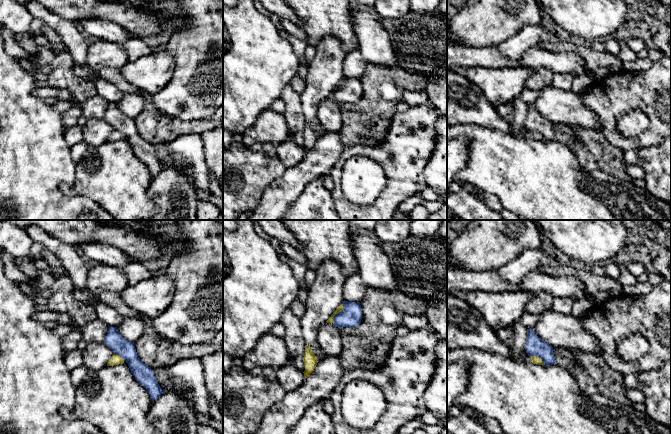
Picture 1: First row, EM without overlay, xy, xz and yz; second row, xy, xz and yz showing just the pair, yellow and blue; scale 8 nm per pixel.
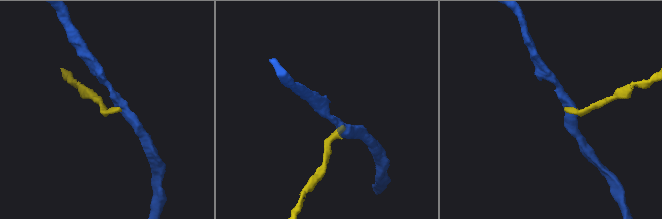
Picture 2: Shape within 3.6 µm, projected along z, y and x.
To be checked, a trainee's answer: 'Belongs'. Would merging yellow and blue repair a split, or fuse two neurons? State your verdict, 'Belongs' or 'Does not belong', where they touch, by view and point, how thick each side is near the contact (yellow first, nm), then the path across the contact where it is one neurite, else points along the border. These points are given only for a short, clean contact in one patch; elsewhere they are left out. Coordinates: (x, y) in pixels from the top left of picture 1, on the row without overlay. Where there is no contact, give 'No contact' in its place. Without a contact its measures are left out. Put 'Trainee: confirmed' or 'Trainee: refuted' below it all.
Does not belong. Touches yellow at xz (337, 89). Thickness 50 nm (yellow) against 170 nm. Boundary: xz (342, 79), (342, 85), (334, 92), (333, 99)
Trainee: refuted

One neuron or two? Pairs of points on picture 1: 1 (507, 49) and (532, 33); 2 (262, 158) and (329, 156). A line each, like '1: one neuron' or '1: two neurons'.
1: one neuron
2: two neurons

